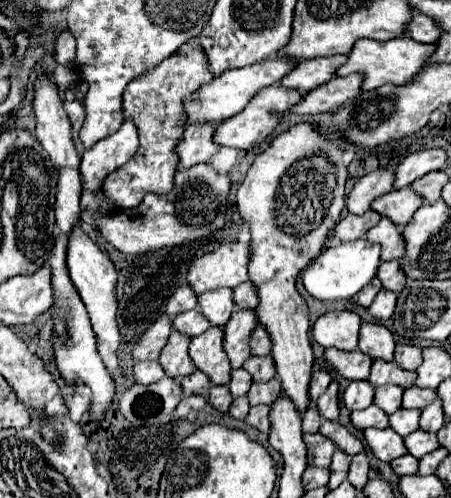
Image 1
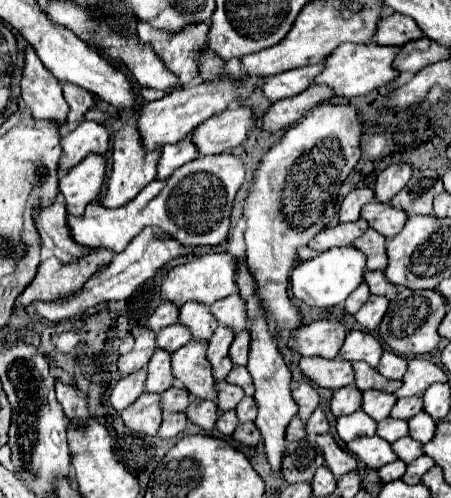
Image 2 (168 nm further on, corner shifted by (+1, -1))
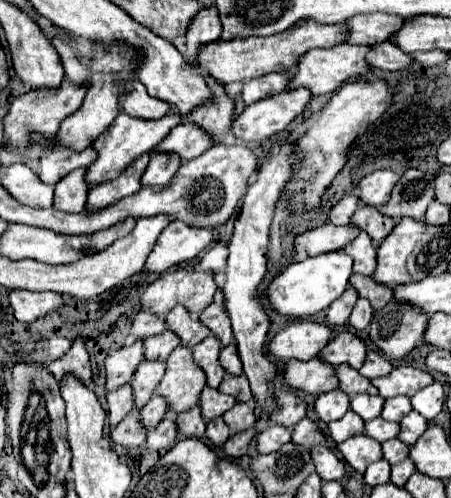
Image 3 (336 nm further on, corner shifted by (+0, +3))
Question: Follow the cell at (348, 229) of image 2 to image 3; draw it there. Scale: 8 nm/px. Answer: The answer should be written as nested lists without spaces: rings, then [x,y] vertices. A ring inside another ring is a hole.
[[[324,224],[320,228],[302,232],[294,240],[294,250],[300,252],[304,250],[308,256],[318,256],[324,252],[334,252],[342,250],[348,242],[352,242],[358,236],[358,228],[348,224],[348,226],[334,226],[334,224]]]

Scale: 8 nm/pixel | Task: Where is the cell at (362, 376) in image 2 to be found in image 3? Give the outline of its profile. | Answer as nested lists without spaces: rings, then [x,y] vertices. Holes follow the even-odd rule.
[[[340,364],[334,368],[336,376],[338,376],[338,388],[342,392],[346,392],[348,396],[356,396],[356,394],[376,394],[378,390],[370,384],[368,378],[360,376],[358,370],[348,368],[346,364]]]

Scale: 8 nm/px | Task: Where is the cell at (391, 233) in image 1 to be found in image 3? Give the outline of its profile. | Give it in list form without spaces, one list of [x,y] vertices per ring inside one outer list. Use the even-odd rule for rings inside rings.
[[[360,232],[346,248],[344,252],[348,252],[348,256],[352,256],[354,266],[352,270],[364,276],[370,276],[376,268],[376,246],[374,242],[366,236],[366,232]]]

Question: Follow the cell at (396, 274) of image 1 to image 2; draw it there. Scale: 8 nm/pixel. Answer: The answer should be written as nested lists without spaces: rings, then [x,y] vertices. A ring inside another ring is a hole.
[[[367,270],[365,272],[365,282],[369,284],[371,294],[379,294],[379,296],[385,296],[389,300],[395,300],[397,286],[389,284],[389,280],[385,278],[383,270]]]

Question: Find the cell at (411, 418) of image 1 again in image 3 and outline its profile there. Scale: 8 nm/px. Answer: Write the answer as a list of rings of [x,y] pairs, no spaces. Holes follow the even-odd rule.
[[[376,418],[376,420],[370,420],[364,424],[364,434],[378,442],[386,442],[386,440],[396,438],[398,428],[400,428],[400,424],[396,424],[396,422],[386,422],[382,418]]]

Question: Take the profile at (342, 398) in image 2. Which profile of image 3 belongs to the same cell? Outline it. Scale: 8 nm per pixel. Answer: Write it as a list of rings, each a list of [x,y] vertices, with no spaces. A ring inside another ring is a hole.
[[[332,390],[332,392],[320,394],[314,400],[314,412],[326,424],[336,420],[336,418],[342,418],[348,408],[350,408],[350,396],[340,392],[340,390]]]

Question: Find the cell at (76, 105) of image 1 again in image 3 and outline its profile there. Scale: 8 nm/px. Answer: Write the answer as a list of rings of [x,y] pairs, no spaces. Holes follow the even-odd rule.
[[[174,110],[168,112],[160,120],[138,120],[138,118],[132,118],[132,116],[124,114],[124,112],[120,112],[116,116],[116,120],[110,124],[108,132],[104,132],[102,136],[98,136],[98,140],[92,144],[92,148],[96,148],[96,152],[98,152],[98,158],[86,170],[86,182],[88,184],[102,184],[102,182],[114,180],[120,172],[124,172],[124,168],[134,158],[150,152],[180,122],[182,122],[182,116],[178,112],[174,112]]]

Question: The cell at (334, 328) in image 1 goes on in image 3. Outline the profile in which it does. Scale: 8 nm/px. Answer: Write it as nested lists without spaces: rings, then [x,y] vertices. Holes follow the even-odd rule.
[[[292,322],[268,344],[268,352],[280,360],[310,360],[332,340],[332,330],[318,322]]]

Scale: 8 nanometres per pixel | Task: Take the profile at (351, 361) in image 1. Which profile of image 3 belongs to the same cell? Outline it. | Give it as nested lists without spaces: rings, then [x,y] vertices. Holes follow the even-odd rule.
[[[312,358],[308,362],[288,360],[282,372],[282,378],[286,386],[294,390],[302,390],[306,394],[314,394],[314,396],[338,388],[334,366],[328,366],[320,358]]]

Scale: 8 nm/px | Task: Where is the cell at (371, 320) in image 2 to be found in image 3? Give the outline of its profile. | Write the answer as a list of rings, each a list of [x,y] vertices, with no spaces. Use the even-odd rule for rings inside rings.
[[[360,298],[360,300],[356,302],[350,318],[348,318],[348,326],[354,328],[354,330],[364,330],[364,328],[370,324],[372,316],[374,316],[374,310],[372,310],[370,302],[364,300],[364,298]]]

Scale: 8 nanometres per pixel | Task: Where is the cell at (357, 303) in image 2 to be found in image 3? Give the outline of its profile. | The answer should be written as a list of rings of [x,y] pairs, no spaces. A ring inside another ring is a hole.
[[[348,288],[348,292],[344,292],[344,296],[340,296],[340,300],[336,300],[336,304],[332,304],[332,308],[328,308],[328,314],[326,314],[328,324],[334,324],[334,326],[346,324],[356,300],[358,300],[356,290]]]

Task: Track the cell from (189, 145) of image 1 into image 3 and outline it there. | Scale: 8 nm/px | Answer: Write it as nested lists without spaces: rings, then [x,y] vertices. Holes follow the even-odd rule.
[[[154,154],[142,174],[142,186],[166,186],[180,168],[180,162],[176,154]]]

